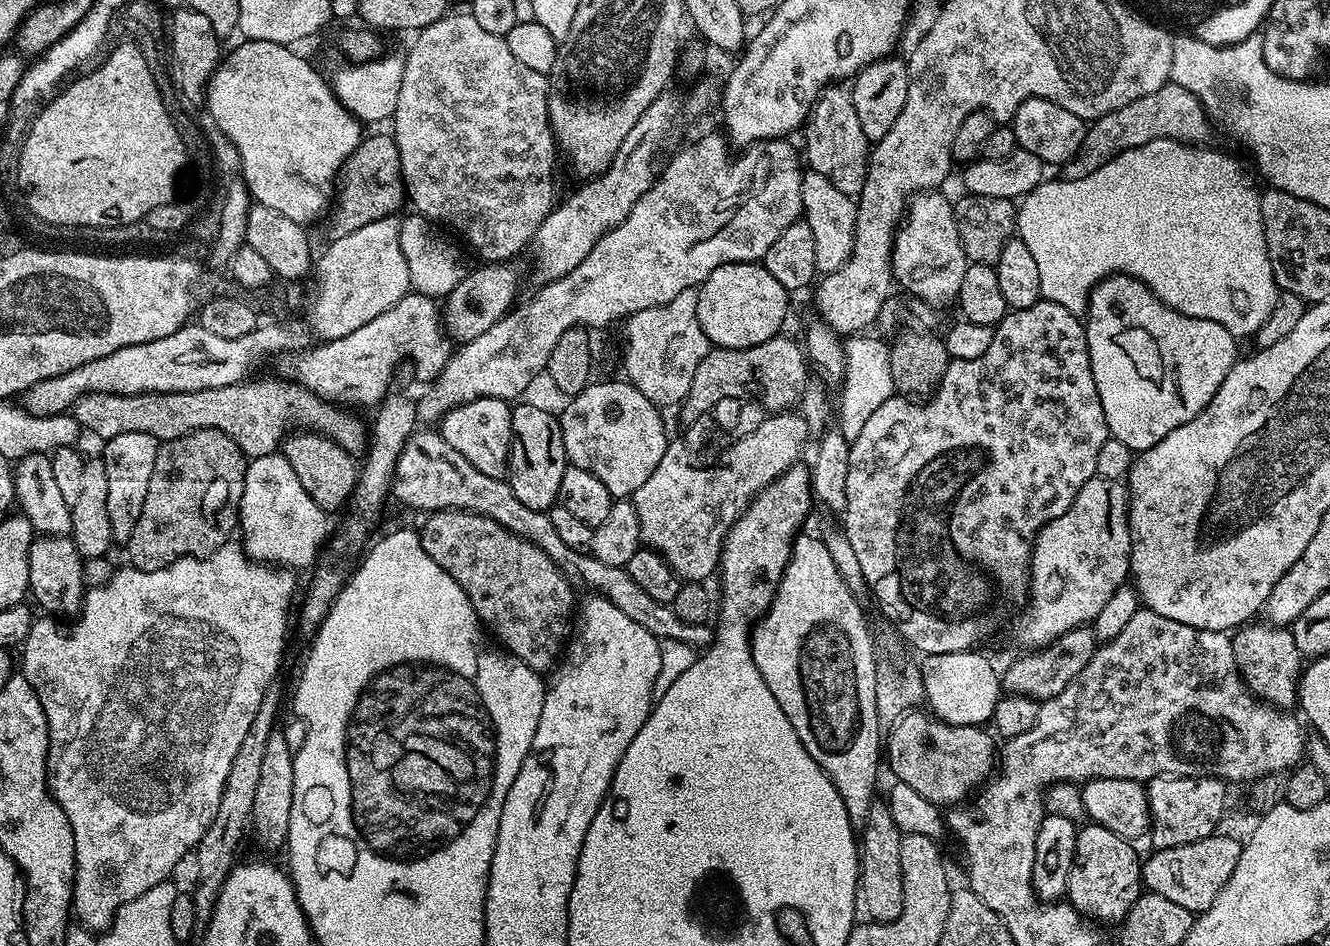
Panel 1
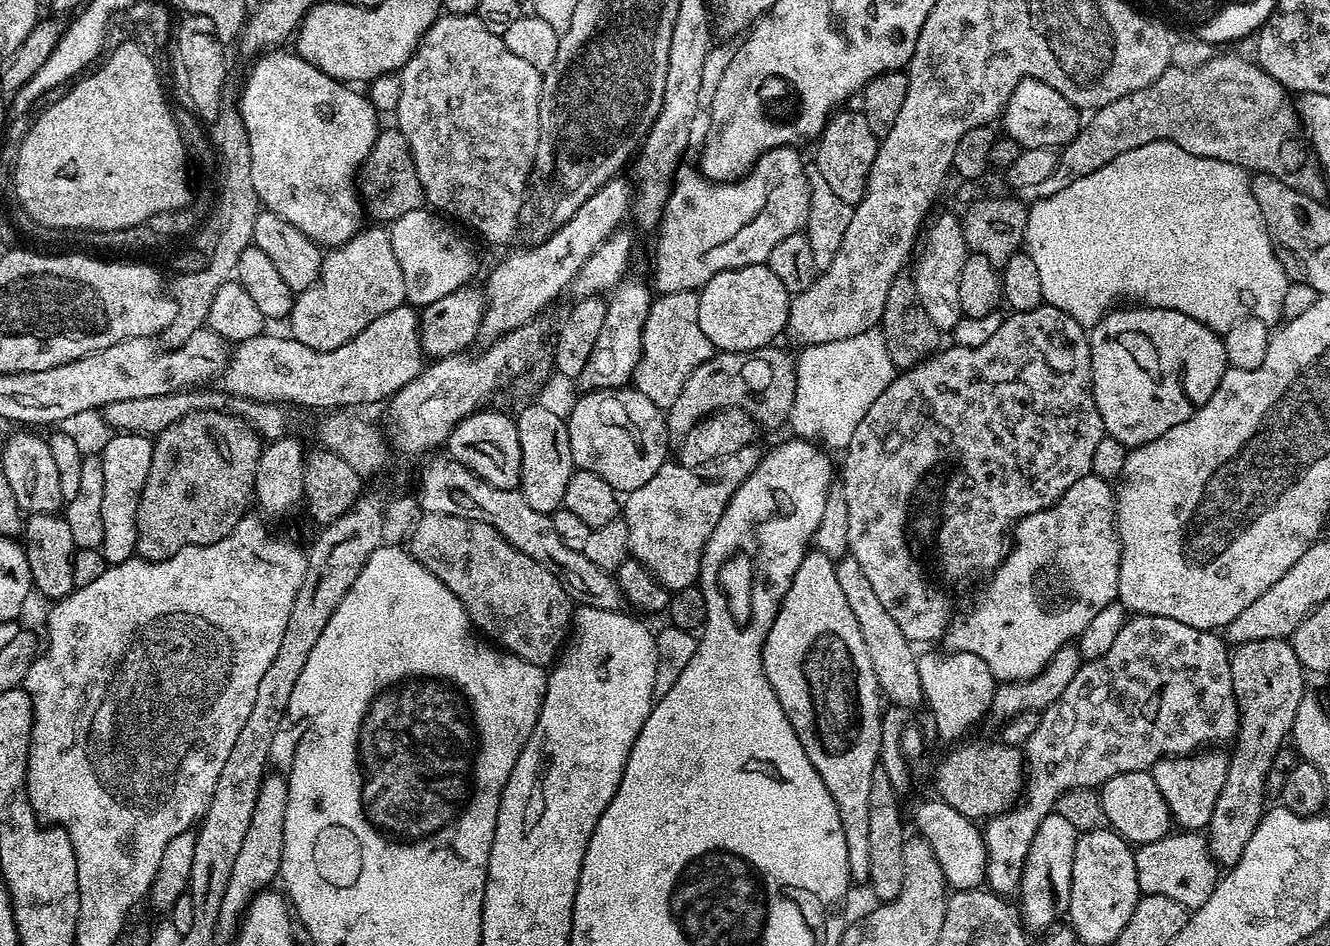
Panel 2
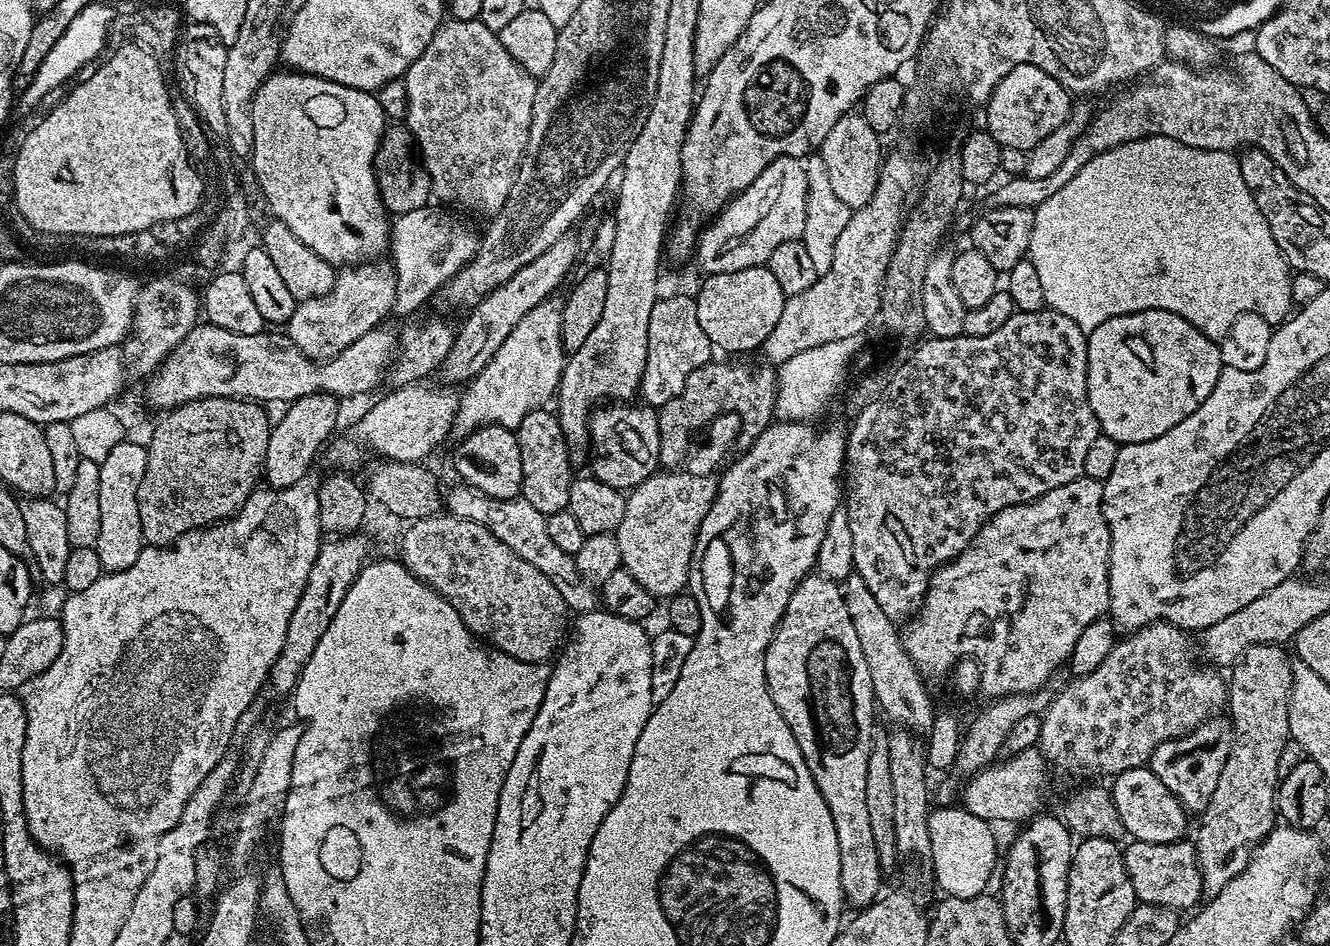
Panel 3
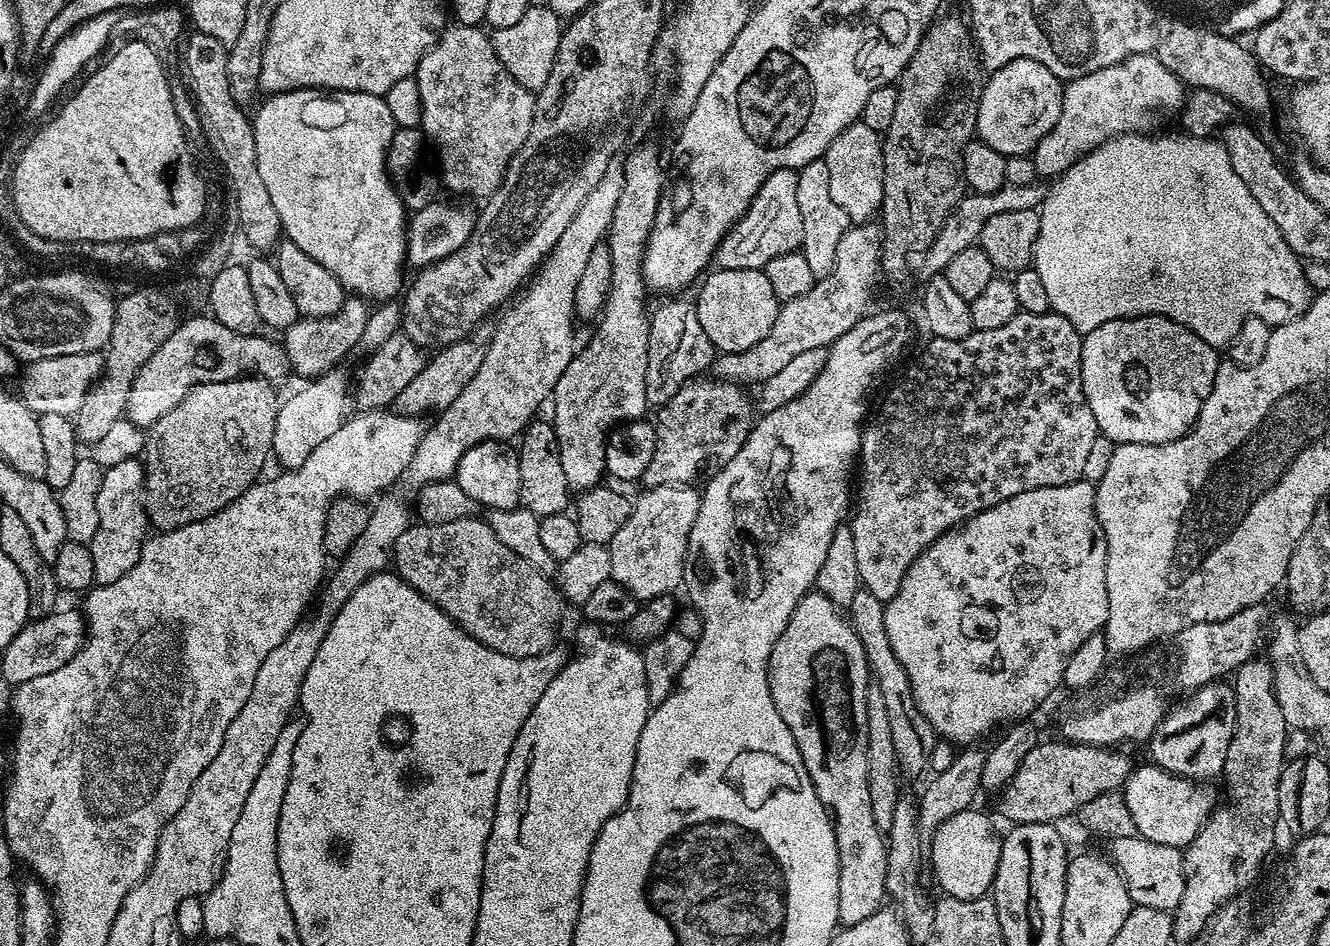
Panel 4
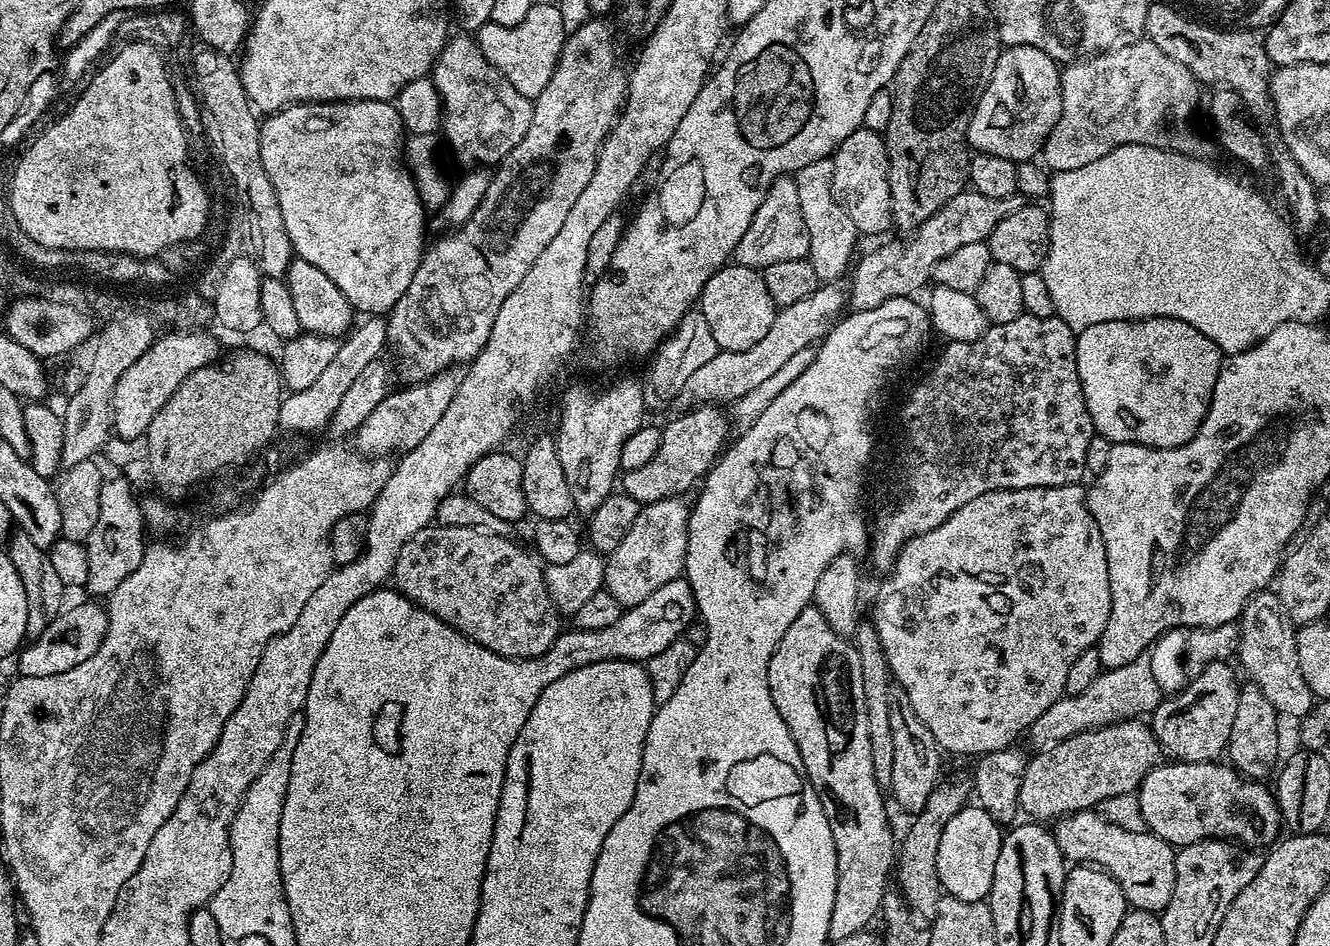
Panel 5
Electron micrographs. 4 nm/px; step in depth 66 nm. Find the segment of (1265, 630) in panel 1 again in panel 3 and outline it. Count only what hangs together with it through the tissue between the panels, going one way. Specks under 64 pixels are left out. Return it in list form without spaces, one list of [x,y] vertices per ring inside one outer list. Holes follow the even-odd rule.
[[[1278,644],[1250,646],[1226,676],[1226,712],[1232,721],[1232,745],[1214,795],[1206,810],[1199,813],[1200,829],[1194,837],[1196,861],[1204,879],[1204,892],[1208,894],[1220,892],[1226,882],[1246,870],[1252,851],[1278,820],[1276,789],[1282,779],[1280,759],[1284,747],[1290,744],[1288,698],[1292,689],[1292,660],[1284,651]]]

